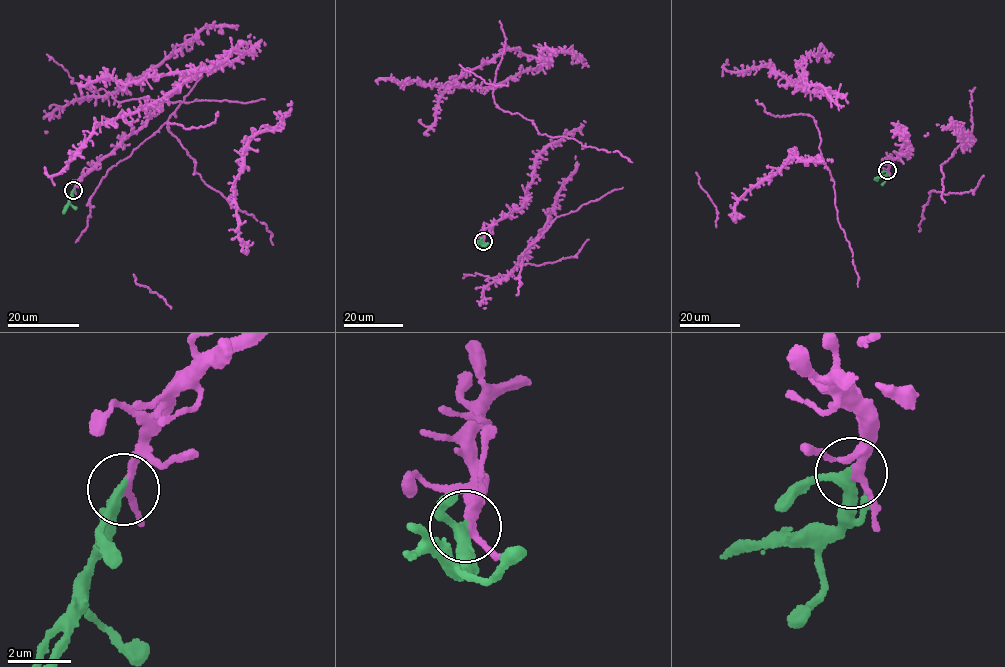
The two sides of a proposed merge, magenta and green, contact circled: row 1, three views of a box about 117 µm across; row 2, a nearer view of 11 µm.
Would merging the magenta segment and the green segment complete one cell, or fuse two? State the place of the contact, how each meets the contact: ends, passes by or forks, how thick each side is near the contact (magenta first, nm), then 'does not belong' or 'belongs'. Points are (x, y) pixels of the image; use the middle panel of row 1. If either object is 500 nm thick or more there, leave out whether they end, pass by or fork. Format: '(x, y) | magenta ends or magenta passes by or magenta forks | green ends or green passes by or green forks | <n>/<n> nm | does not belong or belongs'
(483, 241) | magenta passes by | green passes by | 200/300 nm | belongs

